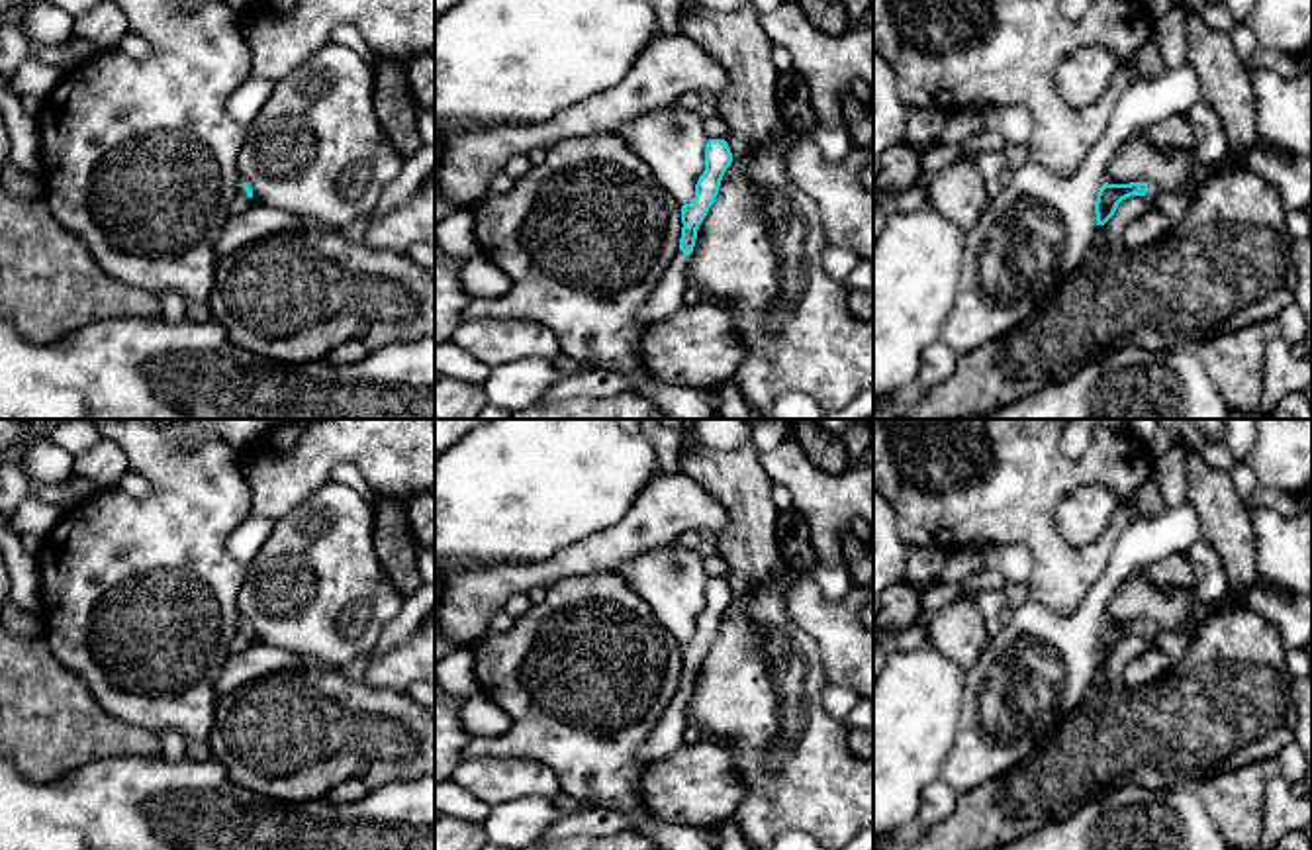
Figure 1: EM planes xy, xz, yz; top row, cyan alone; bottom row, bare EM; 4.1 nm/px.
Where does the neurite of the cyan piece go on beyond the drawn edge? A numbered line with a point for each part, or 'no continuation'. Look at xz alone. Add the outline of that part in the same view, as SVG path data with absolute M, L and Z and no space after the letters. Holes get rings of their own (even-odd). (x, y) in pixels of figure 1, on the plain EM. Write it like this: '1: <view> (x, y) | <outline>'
1: xz (668, 735) | M679 689L670 705L670 713L656 725L646 742L638 748L636 758L652 762L672 754L683 744L687 701L689 695Z

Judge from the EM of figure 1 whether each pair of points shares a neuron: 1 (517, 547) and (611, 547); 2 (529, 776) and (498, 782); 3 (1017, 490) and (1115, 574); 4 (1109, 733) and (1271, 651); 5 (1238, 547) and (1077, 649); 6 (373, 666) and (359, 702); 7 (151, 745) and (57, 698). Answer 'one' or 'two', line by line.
1: two
2: one
3: two
4: one
5: two
6: two
7: one

